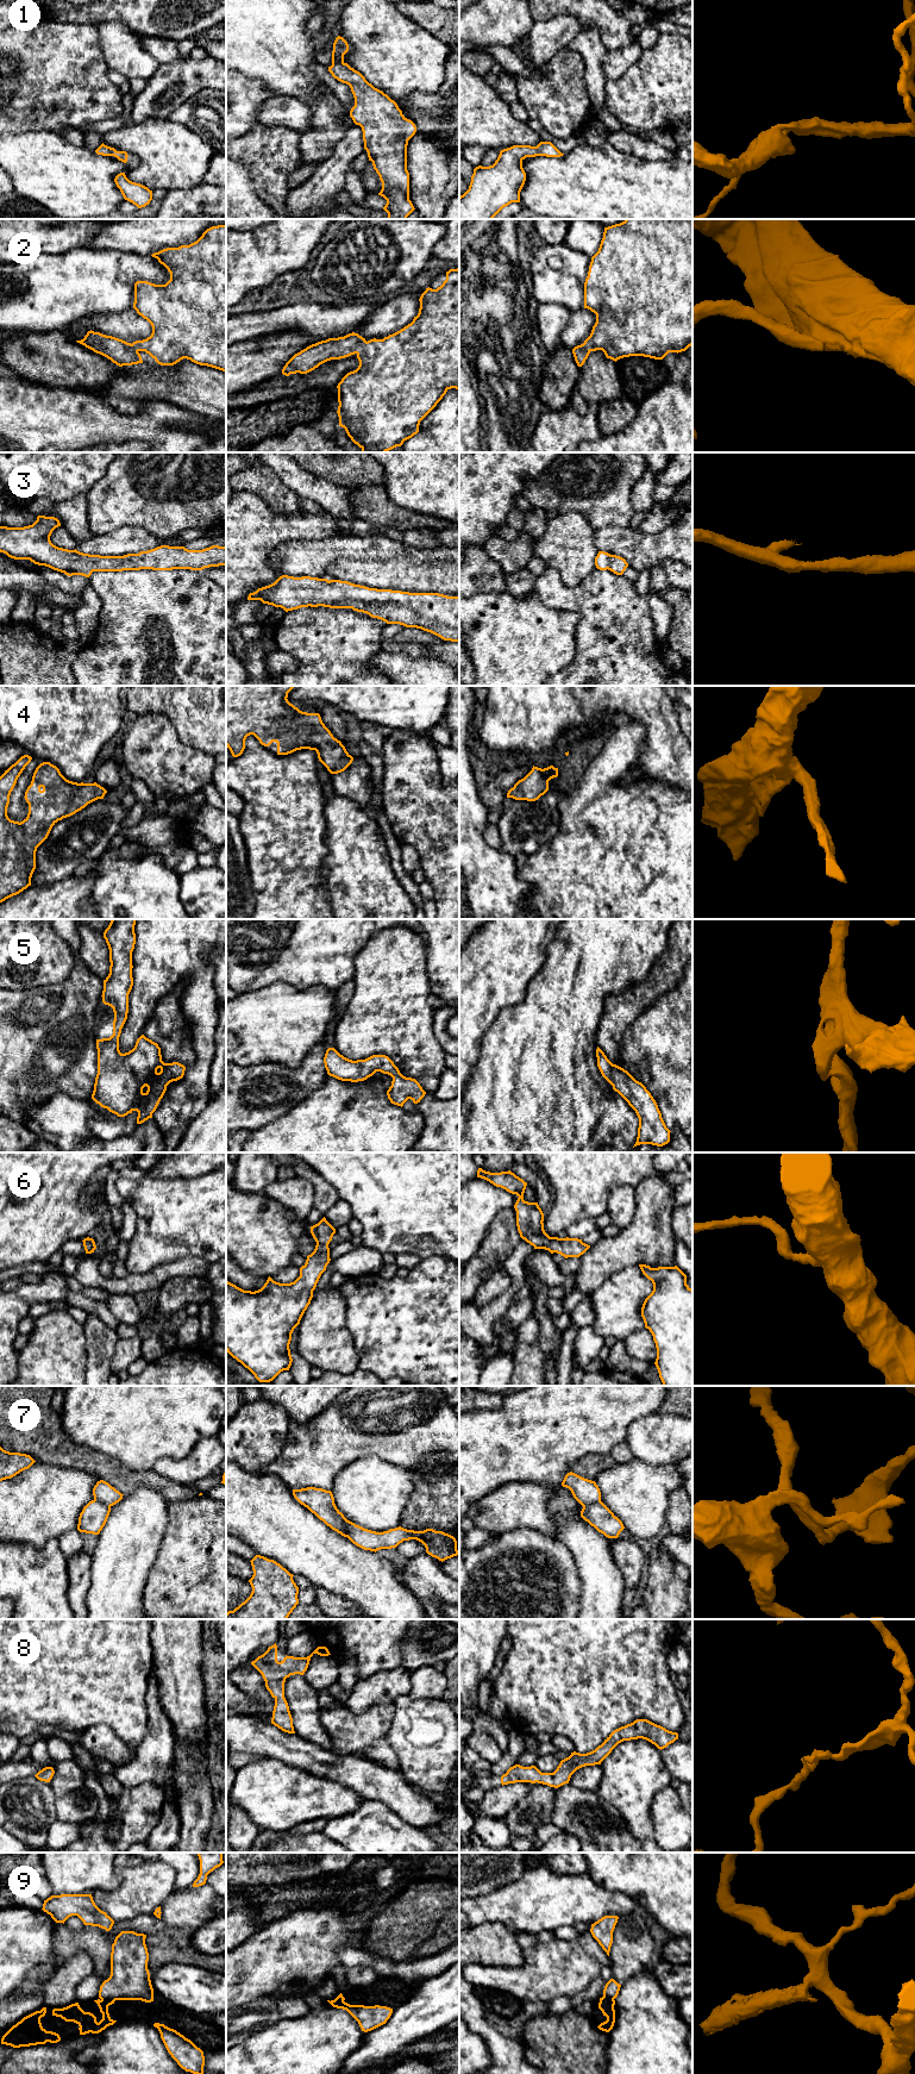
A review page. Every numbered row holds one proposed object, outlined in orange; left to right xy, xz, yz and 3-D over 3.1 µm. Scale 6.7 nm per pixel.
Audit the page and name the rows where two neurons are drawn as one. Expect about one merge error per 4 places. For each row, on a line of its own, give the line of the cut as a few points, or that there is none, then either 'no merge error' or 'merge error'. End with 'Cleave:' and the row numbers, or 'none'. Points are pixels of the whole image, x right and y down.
1: no cut | no merge error
2: no cut | no merge error
3: no cut | no merge error
4: no cut | no merge error
5: no cut | no merge error
6: no cut | no merge error
7: no cut | no merge error
8: no cut | no merge error
9: xy (114, 1999), (101, 2000) | merge error
Cleave: 9

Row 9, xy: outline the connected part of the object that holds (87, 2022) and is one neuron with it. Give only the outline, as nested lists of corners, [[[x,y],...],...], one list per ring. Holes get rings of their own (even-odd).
[[[106,1999],[106,2000],[94,2000],[100,2012],[102,2013],[102,2019],[98,2023],[96,2017],[90,2012],[84,2012],[79,2003],[71,2004],[63,2009],[54,2009],[52,2016],[61,2017],[65,2022],[74,2022],[80,2028],[80,2035],[86,2034],[99,2034],[105,2030],[107,2026],[113,2025],[117,2020],[113,2020],[108,2013],[108,2006],[114,2004],[115,2000]]]

